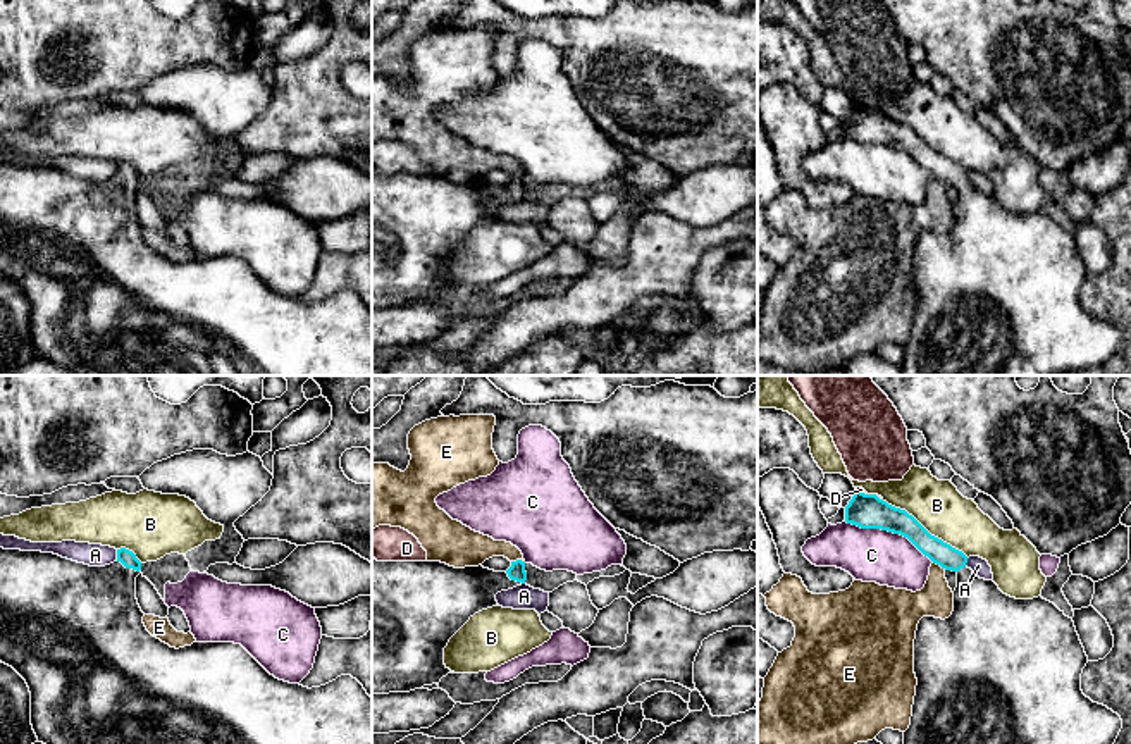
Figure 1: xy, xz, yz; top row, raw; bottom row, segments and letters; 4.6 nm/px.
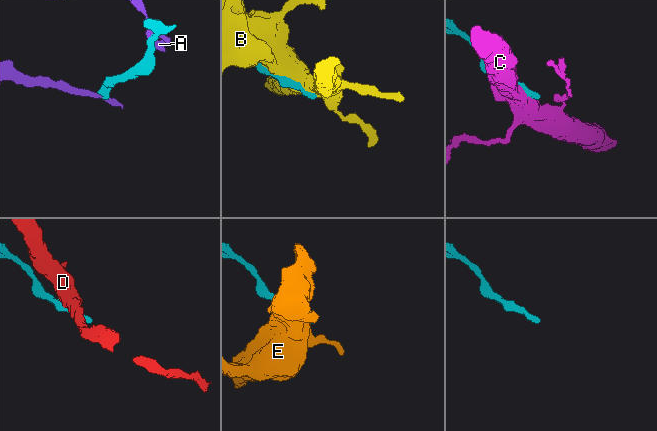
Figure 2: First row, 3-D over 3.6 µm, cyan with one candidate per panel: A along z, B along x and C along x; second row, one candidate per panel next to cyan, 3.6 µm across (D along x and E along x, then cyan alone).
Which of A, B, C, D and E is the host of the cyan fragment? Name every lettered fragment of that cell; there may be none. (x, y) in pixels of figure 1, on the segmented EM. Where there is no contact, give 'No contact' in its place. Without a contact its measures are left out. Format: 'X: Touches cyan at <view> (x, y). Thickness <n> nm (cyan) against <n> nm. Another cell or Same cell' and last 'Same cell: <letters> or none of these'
A: Touches cyan at xy (117, 555). Thickness 80 nm (cyan) against 110 nm. Another cell
B: Touches cyan at yz (923, 527). Thickness 140 nm (cyan) against 240 nm. Another cell
C: Touches cyan at yz (890, 531). Thickness 160 nm (cyan) against 260 nm. Another cell
D: Touches cyan at yz (859, 491). Thickness 160 nm (cyan) against 20 nm. Another cell
E: Touches cyan at xz (517, 560). Thickness 80 nm (cyan) against 180 nm. Another cell
Same cell: none of these

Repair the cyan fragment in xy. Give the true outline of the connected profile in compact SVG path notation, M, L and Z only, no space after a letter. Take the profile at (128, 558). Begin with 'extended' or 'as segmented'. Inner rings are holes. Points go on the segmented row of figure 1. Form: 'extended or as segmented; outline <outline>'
extended; outline M0 548L0 661L12 666L31 692L31 725L43 744L372 744L372 698L351 675L341 675L320 687L303 687L270 675L241 644L193 642L170 648L153 637L145 623L138 599L136 577L141 561L126 548L105 567L90 567L53 553Z

